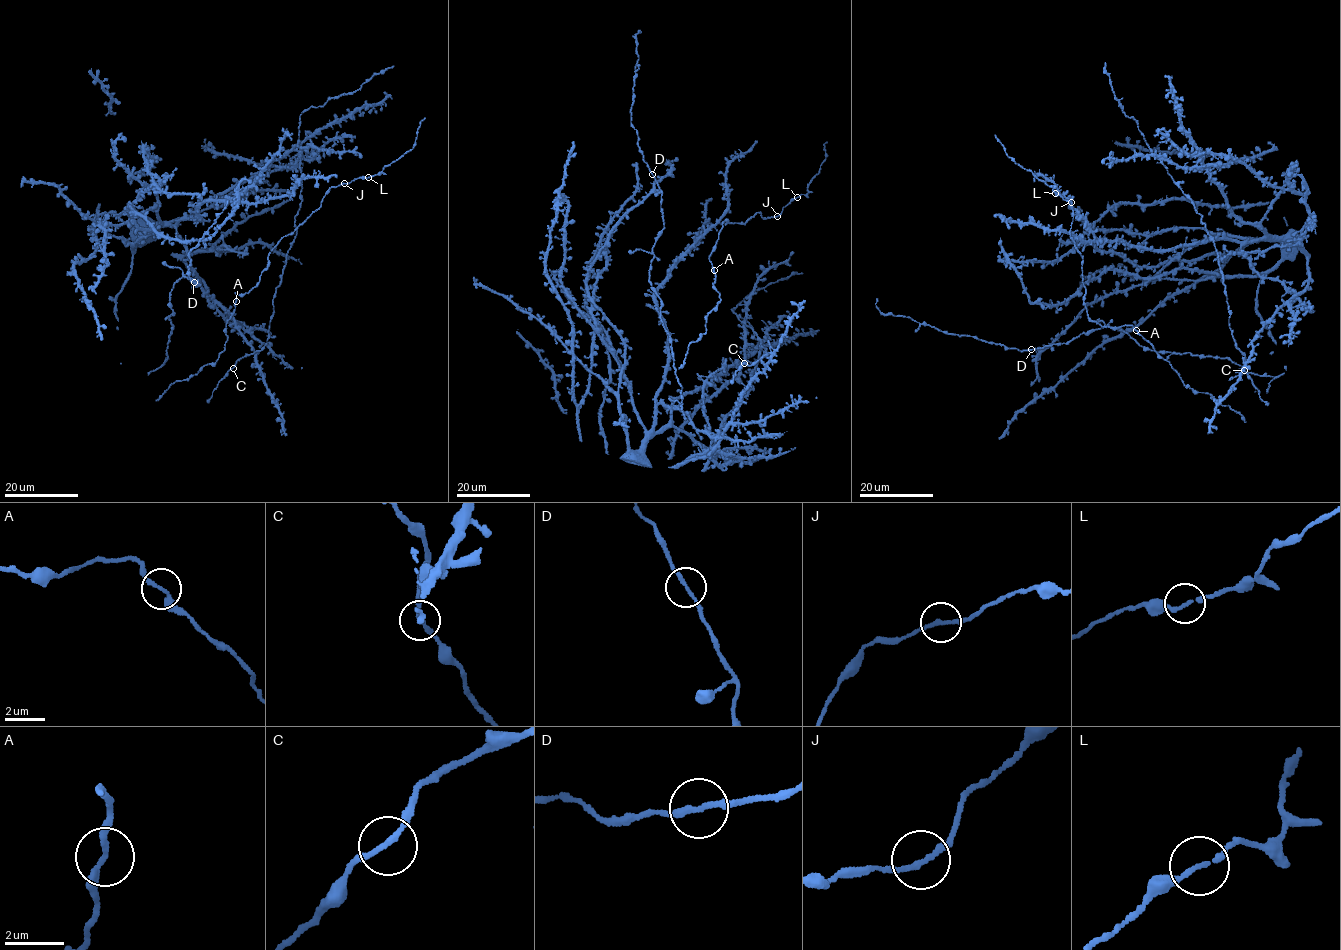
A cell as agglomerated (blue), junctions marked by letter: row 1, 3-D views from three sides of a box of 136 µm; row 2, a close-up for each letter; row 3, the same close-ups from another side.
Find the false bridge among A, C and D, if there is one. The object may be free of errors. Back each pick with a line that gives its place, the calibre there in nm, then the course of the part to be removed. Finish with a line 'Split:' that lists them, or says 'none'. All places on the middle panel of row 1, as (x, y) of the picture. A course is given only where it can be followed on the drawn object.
Split: none

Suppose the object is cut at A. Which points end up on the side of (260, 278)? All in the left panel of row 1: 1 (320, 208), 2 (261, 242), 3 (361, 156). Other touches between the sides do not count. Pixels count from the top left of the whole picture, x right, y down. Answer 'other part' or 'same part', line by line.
1: same part
2: other part
3: other part

